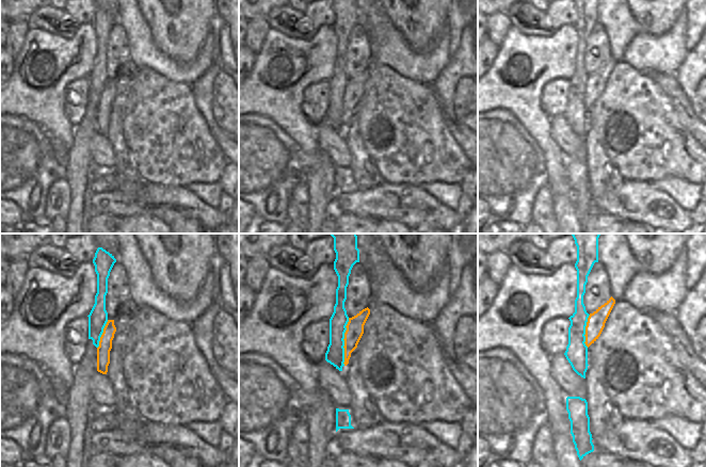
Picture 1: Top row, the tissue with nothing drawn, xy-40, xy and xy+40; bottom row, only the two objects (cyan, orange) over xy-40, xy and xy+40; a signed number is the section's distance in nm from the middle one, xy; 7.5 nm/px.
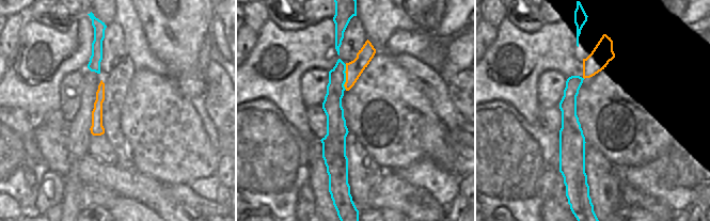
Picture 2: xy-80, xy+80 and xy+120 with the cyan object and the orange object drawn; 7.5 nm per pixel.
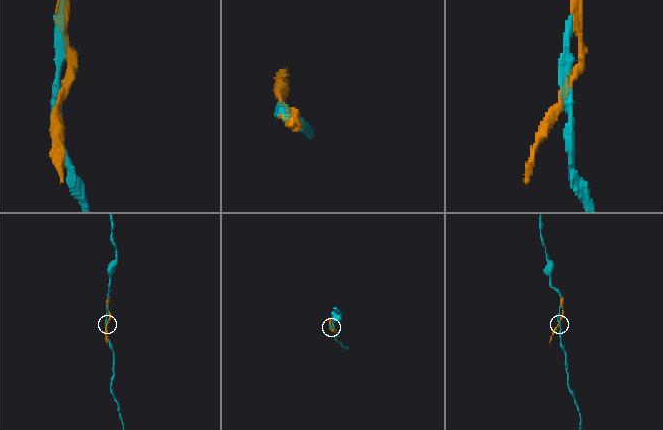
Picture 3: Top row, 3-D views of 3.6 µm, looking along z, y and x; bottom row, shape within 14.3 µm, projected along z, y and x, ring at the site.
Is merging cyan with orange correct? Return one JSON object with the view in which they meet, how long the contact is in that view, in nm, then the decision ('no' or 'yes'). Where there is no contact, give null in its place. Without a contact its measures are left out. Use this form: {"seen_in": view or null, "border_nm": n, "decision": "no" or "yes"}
{"seen_in": "xy", "border_nm": 360, "decision": "no"}

